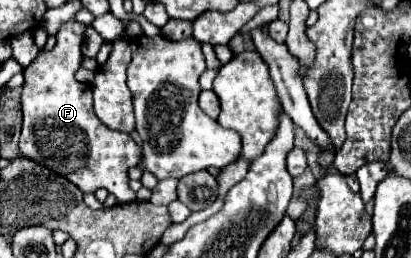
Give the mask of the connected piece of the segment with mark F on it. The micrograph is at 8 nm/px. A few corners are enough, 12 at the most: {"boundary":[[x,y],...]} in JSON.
{"boundary":[[87,26],[23,70],[23,156],[81,192],[135,200],[141,148],[75,80]]}

